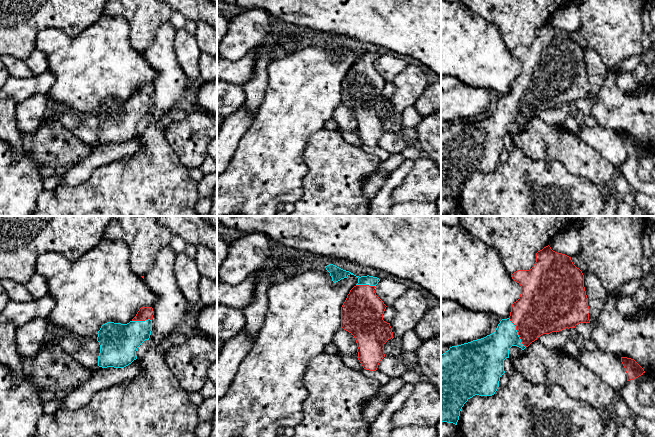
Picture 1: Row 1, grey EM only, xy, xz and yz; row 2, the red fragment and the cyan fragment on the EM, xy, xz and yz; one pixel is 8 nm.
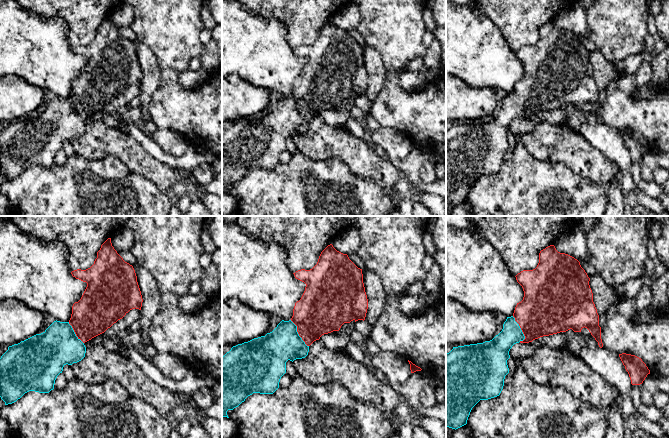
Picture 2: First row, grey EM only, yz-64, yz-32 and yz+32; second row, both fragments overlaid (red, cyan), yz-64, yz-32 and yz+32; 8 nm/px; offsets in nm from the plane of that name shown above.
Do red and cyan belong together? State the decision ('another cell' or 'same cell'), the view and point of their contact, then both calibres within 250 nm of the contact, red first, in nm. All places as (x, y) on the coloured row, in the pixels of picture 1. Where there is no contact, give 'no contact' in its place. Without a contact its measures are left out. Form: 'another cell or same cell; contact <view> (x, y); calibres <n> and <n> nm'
same cell; contact yz (518, 333); calibres 380 and 240 nm

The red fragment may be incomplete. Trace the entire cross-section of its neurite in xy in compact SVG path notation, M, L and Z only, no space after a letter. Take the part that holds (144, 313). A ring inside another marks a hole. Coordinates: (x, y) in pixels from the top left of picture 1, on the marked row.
M141 307L127 324L107 322L98 331L98 366L124 368L137 359L137 348L149 340L152 331L152 307Z

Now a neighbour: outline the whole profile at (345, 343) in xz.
M343 328L336 332L332 343L337 349L336 355L340 358L352 357L358 349L354 336Z

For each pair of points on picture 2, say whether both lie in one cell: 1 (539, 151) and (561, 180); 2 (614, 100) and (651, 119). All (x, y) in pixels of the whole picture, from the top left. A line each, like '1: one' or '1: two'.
1: two
2: one

